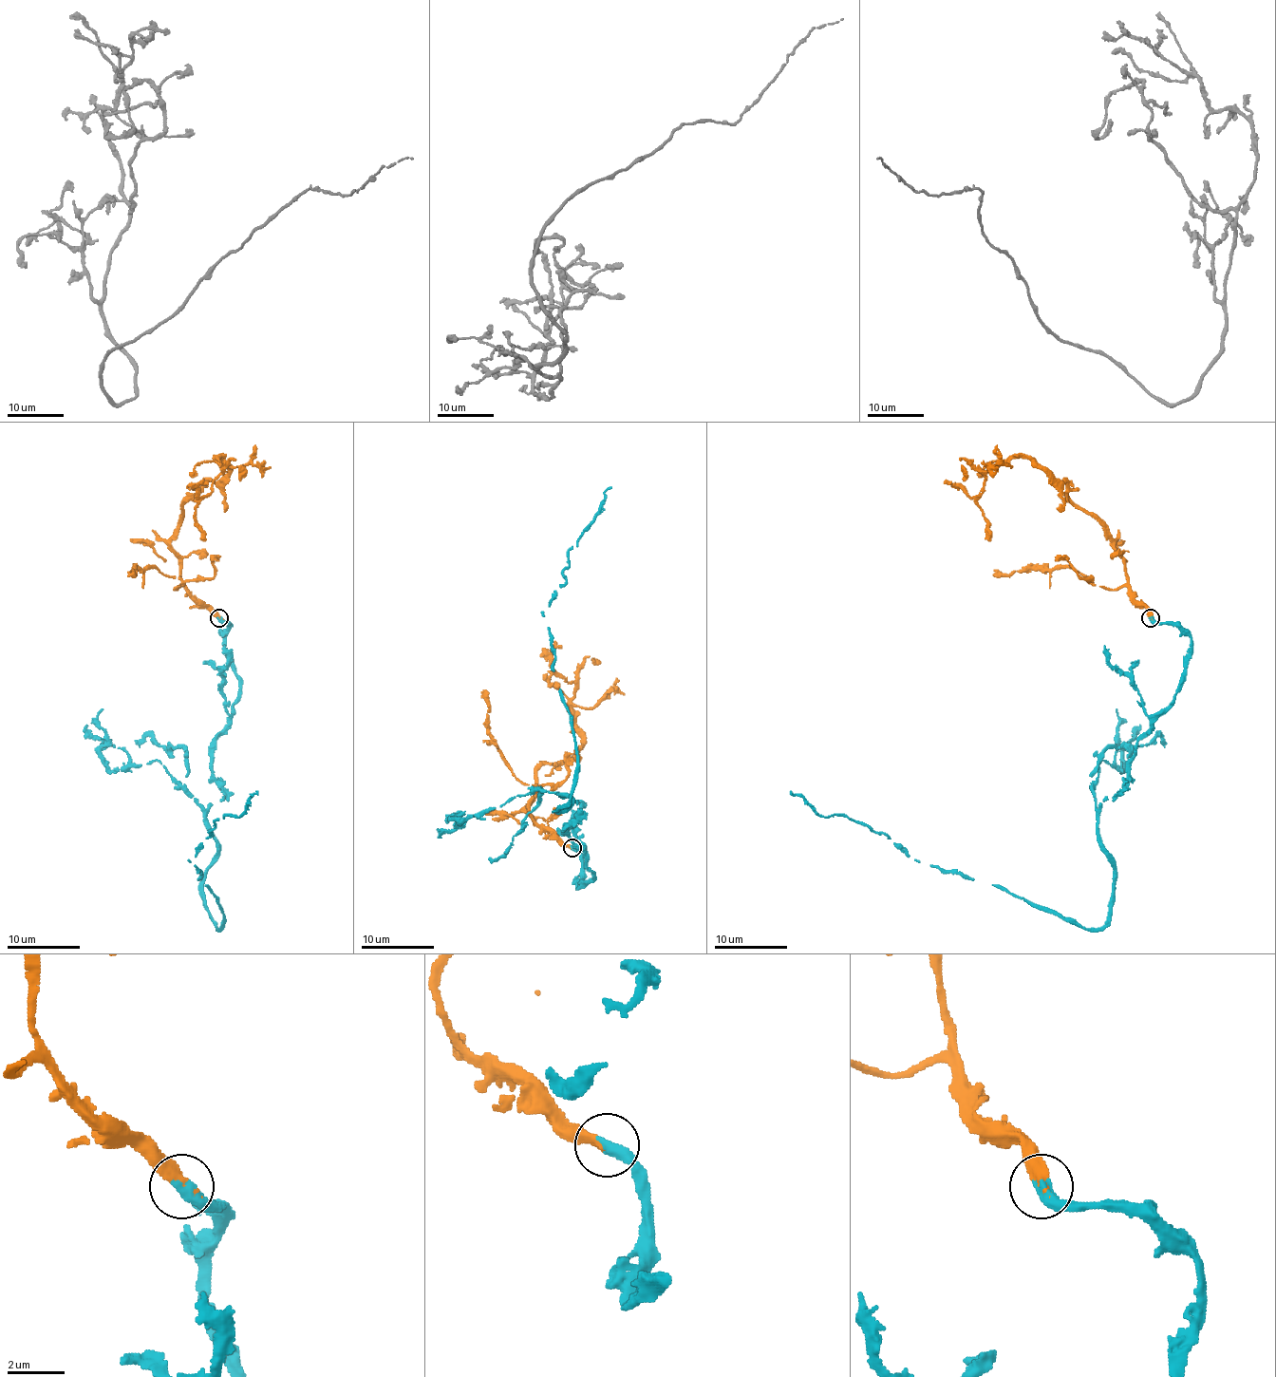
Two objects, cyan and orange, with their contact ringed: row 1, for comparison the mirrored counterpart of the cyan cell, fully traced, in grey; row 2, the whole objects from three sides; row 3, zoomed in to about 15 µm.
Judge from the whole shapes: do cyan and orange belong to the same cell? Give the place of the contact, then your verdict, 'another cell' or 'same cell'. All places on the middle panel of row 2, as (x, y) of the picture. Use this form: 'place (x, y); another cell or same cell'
place (572, 847); same cell

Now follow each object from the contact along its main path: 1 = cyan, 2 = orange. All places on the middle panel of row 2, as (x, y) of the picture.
1: (572, 847), (580, 887), (578, 809), (560, 794), (556, 810), (576, 744), (543, 612), (610, 486)
2: (572, 847), (523, 810), (534, 798), (534, 772), (567, 762), (582, 745), (572, 683), (549, 677), (560, 685)

